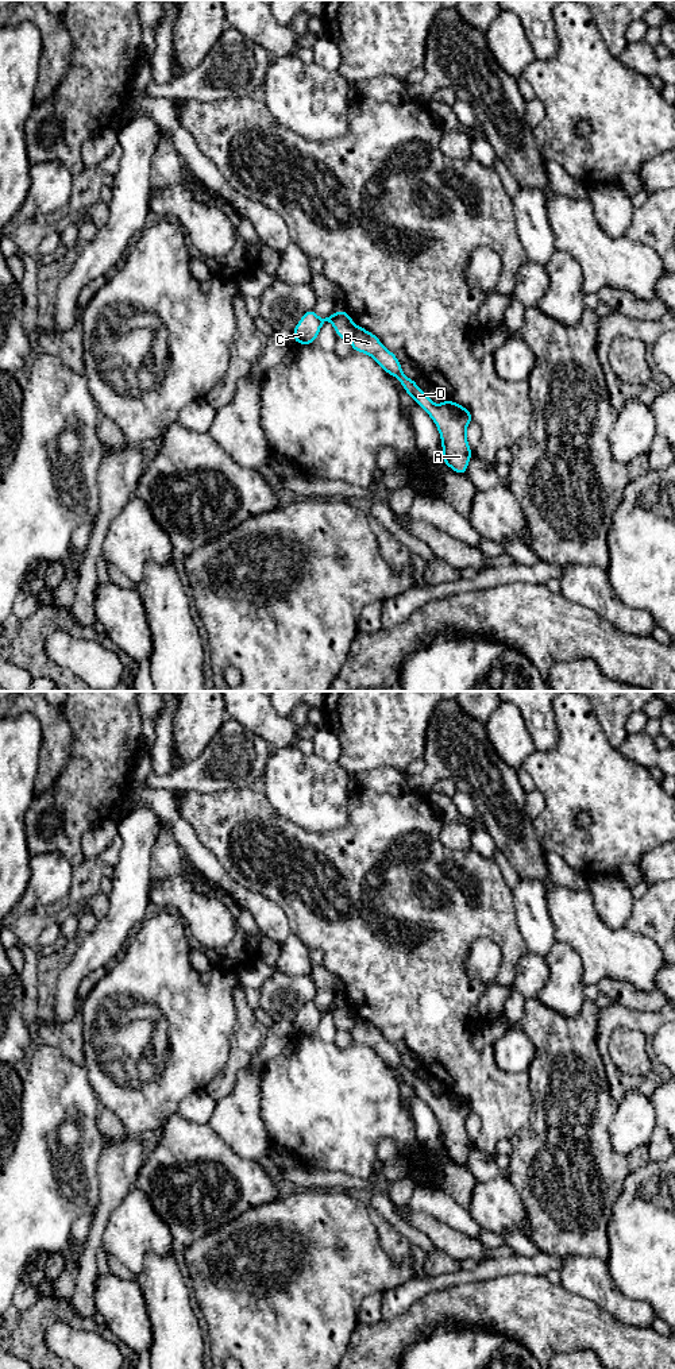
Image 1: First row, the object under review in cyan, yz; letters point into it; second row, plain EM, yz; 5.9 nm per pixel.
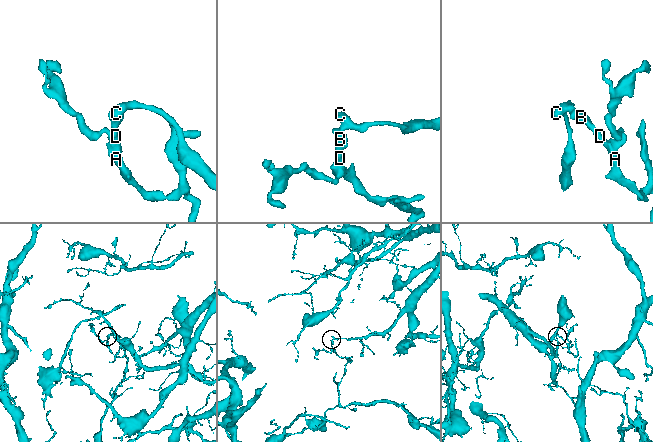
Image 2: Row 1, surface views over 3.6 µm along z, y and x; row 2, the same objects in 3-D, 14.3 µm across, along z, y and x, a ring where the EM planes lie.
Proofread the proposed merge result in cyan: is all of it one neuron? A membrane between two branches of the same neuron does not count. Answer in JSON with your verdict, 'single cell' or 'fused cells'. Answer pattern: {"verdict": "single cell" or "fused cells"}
{"verdict": "fused cells"}

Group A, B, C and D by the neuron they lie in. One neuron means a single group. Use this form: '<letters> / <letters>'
A B D / C

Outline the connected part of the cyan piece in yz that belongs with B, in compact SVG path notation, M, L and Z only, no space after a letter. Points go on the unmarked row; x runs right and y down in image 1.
M355 1017L351 1040L370 1046L389 1067L396 1068L402 1075L404 1081L436 1115L446 1157L464 1166L472 1148L466 1126L467 1117L472 1112L471 1103L451 1091L439 1096L433 1095L428 1085L416 1076L416 1072L402 1064L397 1048L374 1025L359 1017Z

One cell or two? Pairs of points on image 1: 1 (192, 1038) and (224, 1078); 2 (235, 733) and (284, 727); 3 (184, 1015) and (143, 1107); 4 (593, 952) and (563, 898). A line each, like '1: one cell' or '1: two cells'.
1: two cells
2: two cells
3: one cell
4: one cell

